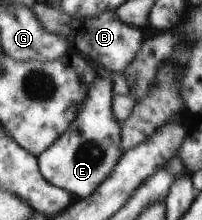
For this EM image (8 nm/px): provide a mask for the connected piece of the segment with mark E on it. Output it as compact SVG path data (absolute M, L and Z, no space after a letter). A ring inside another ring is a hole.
M111 76L96 78L75 124L38 158L39 170L47 182L76 194L79 199L90 197L114 172L125 153L123 126L116 118L112 87Z

